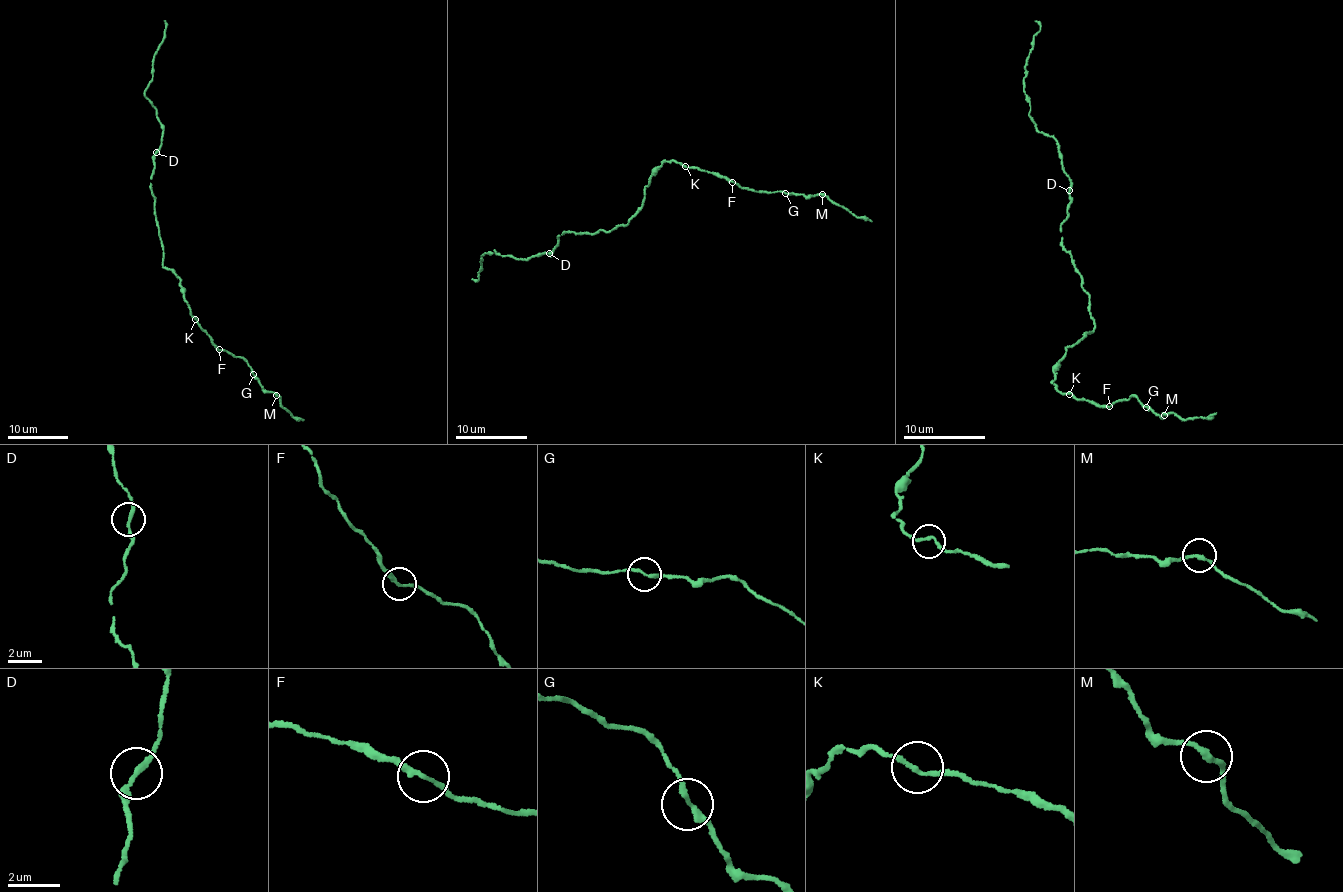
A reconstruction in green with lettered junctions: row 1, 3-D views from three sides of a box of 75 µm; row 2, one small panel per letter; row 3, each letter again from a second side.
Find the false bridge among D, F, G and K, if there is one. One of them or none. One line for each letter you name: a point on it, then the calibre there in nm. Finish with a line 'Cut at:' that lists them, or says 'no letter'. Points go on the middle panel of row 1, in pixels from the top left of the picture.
Cut at: no letter

